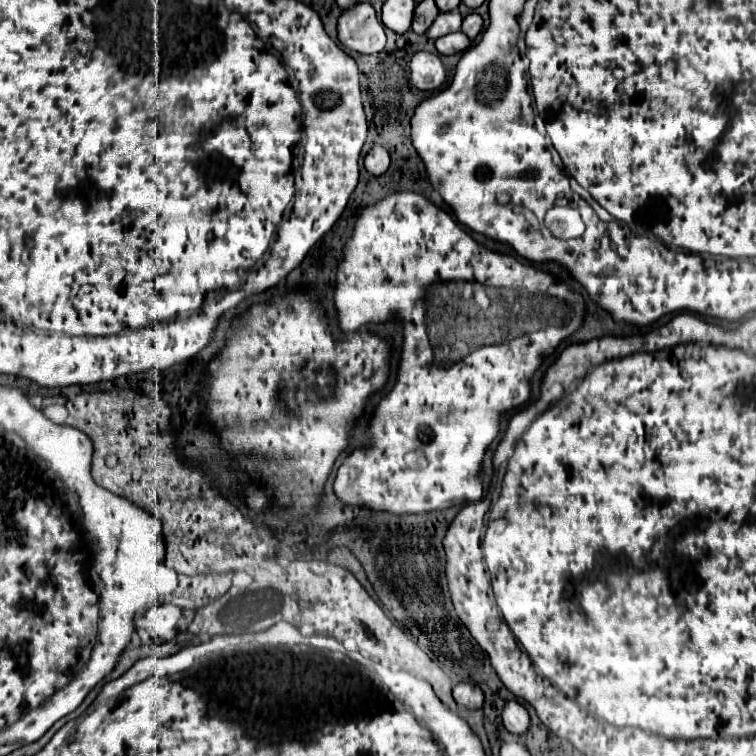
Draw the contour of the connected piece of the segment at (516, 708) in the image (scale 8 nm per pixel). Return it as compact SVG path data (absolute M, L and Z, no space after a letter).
M509 702L503 710L503 726L515 736L523 736L529 730L527 710L519 702Z

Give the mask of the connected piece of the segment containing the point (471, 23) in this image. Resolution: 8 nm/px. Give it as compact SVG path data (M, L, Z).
M471 12L469 16L465 16L463 18L463 28L461 28L471 40L475 40L479 34L481 34L481 30L483 30L483 18L477 14L477 12Z

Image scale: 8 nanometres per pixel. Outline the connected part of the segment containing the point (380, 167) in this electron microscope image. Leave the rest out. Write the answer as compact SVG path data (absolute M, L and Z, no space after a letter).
M373 146L365 156L365 170L373 176L381 176L389 168L389 152L383 146Z

